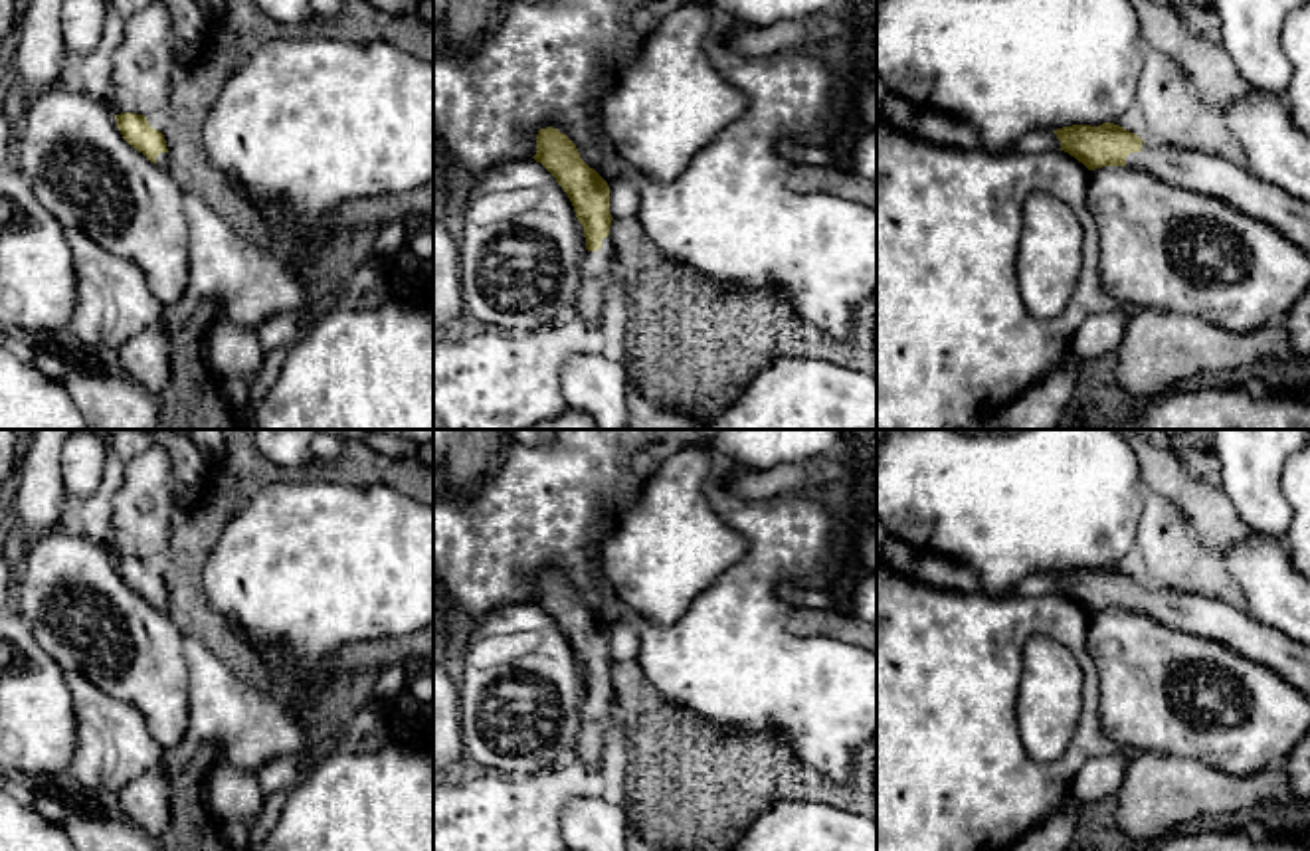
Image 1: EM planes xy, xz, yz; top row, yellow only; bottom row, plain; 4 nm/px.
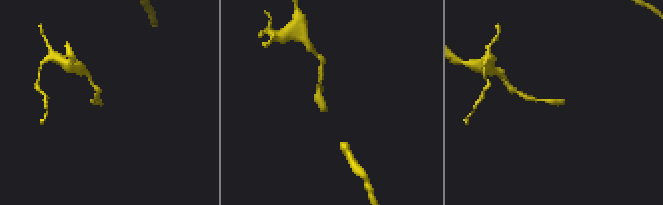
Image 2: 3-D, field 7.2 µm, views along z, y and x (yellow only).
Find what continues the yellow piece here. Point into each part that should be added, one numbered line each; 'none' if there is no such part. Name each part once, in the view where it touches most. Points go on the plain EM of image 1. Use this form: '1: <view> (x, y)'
1: yz (1208, 618)

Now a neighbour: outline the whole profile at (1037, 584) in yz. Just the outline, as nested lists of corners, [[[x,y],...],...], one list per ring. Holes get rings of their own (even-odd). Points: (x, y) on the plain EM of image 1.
[[[1031,574],[1031,576],[1021,578],[1013,586],[1013,594],[1017,598],[1061,594],[1061,584],[1057,582],[1053,574]]]

